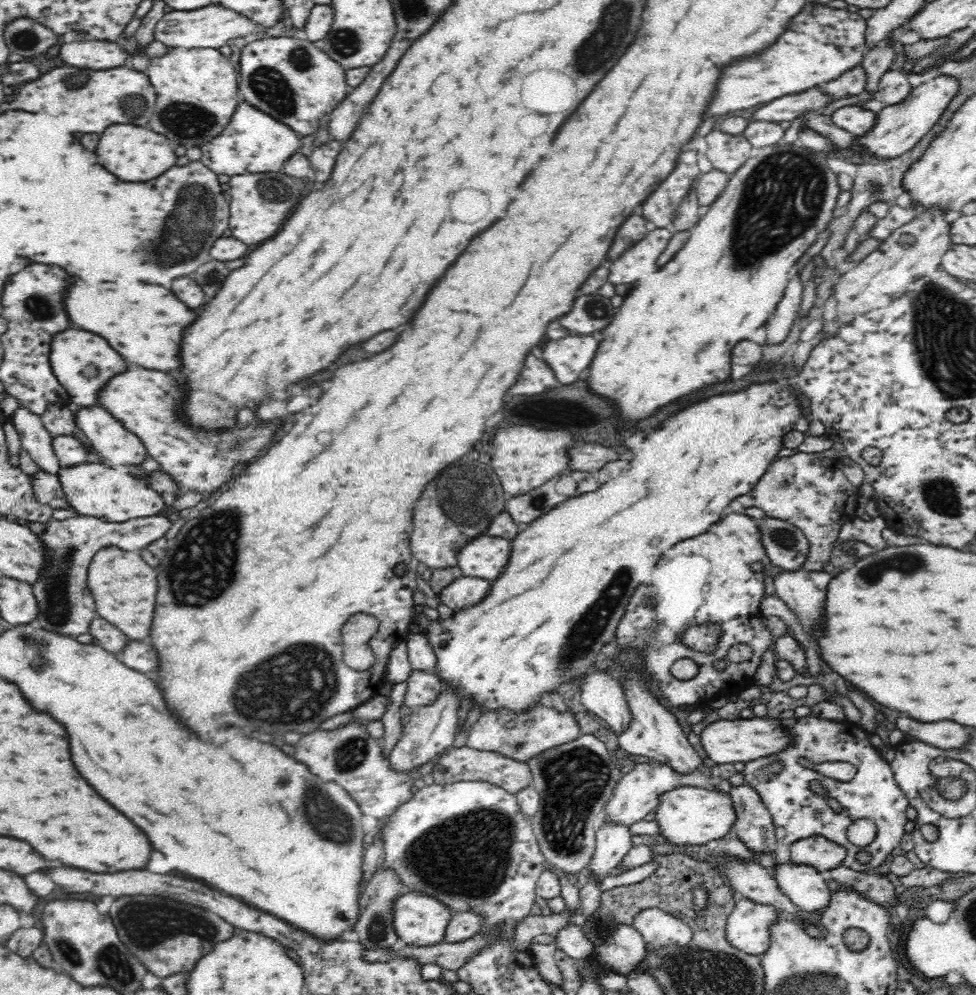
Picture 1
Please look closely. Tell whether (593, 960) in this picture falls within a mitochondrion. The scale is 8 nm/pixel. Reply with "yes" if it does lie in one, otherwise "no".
no

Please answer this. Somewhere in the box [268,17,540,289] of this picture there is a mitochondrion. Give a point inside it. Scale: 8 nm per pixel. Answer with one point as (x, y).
(346, 43)

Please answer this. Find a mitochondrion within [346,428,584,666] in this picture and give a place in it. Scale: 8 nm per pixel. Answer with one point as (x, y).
(470, 495)

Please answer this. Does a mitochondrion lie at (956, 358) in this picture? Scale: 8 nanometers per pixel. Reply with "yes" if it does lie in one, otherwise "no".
yes

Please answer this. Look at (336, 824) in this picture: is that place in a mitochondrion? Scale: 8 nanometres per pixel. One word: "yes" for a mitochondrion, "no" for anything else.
yes

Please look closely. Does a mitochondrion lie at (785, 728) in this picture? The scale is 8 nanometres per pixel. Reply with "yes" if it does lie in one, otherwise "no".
no

